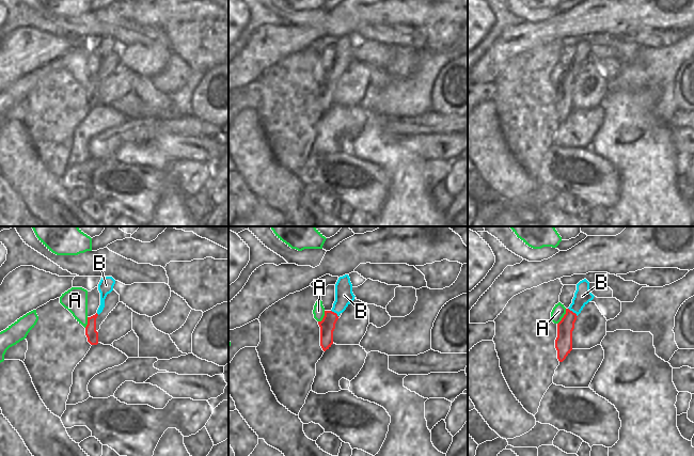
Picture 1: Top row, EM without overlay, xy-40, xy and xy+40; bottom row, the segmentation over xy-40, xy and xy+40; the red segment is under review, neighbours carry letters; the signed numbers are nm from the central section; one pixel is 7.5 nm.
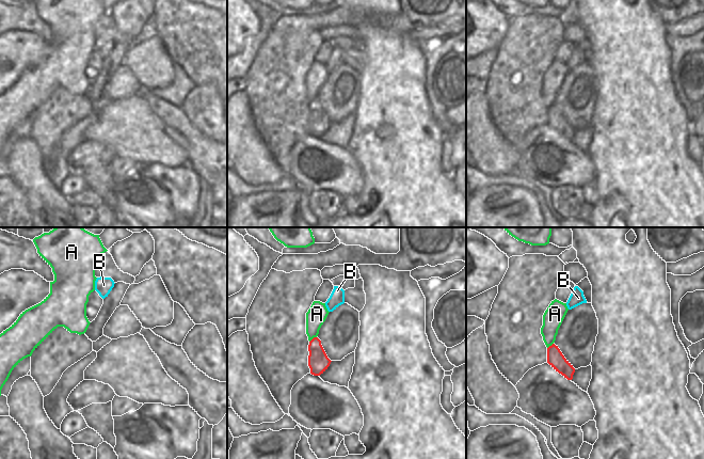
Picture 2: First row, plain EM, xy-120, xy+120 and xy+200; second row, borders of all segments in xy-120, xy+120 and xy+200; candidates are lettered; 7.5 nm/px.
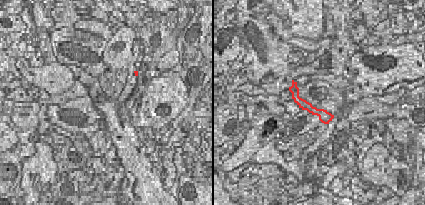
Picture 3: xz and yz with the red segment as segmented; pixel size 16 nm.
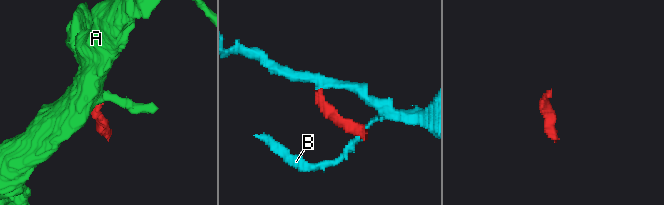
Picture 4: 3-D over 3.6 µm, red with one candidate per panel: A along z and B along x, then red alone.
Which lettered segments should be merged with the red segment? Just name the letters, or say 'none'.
none

